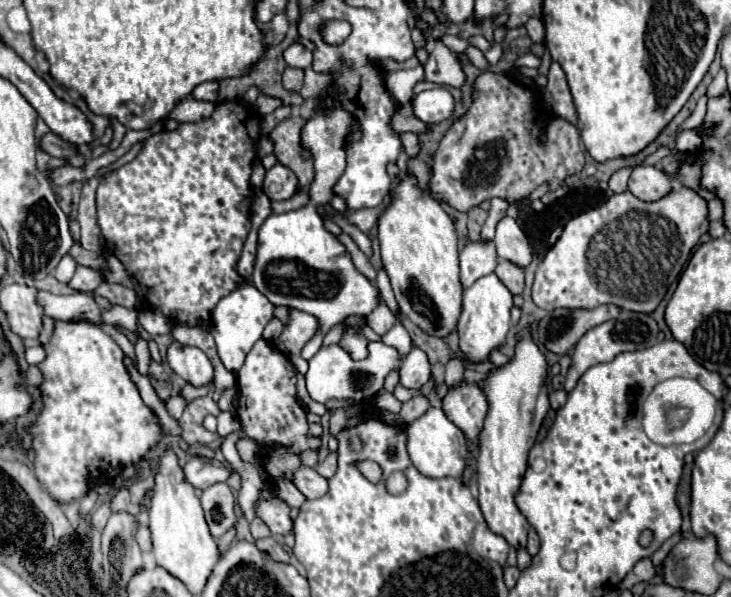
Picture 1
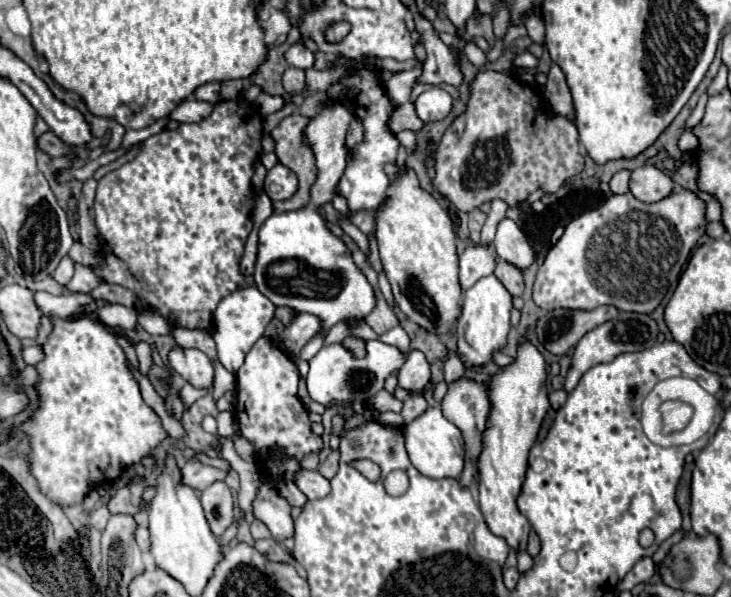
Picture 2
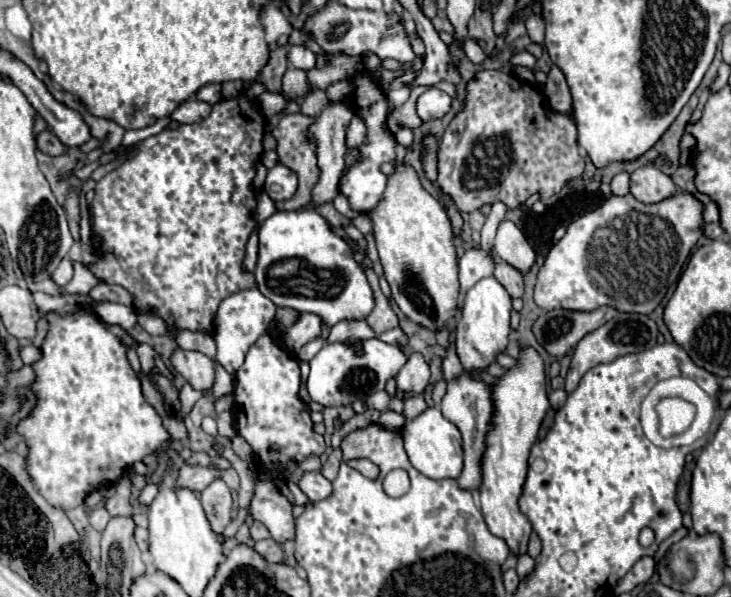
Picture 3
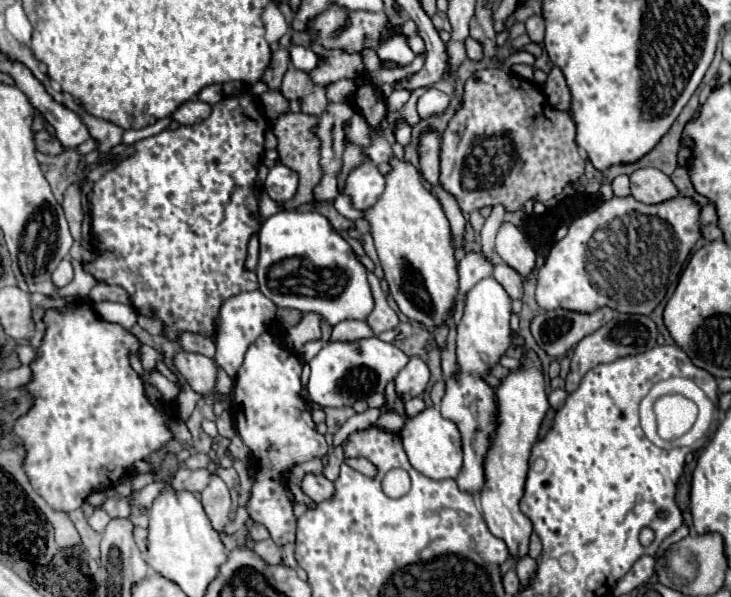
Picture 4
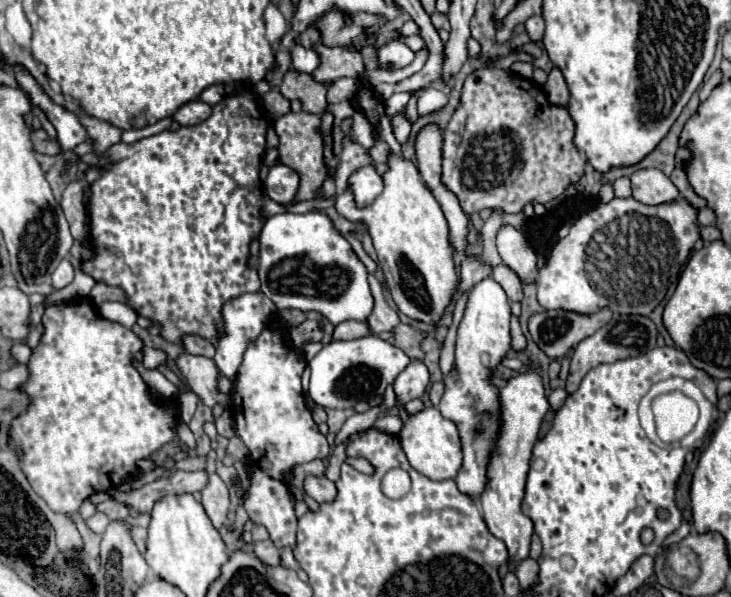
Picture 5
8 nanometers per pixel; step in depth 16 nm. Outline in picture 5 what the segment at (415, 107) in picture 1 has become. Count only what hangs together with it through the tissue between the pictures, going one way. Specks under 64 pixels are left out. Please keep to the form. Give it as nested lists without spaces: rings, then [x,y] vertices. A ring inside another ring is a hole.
[[[424,90],[422,96],[426,98],[426,102],[418,104],[418,114],[420,116],[438,112],[438,110],[442,110],[448,104],[448,96],[444,92],[440,92],[440,90]]]

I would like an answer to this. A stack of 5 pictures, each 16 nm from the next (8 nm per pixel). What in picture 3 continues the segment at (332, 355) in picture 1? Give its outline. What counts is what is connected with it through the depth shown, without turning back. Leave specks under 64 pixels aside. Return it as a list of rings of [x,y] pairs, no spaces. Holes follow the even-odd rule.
[[[378,338],[364,340],[362,344],[364,356],[356,356],[356,352],[352,352],[352,348],[348,348],[346,344],[326,344],[308,362],[310,374],[306,388],[314,402],[320,402],[322,406],[352,406],[354,398],[368,398],[370,394],[384,390],[386,380],[390,376],[396,376],[398,370],[404,366],[406,354],[400,348],[386,344]]]

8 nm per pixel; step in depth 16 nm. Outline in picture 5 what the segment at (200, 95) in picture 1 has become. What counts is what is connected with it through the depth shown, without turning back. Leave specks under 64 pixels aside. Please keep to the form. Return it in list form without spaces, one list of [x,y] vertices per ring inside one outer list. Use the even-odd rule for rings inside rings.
[[[212,84],[212,86],[204,88],[202,94],[198,96],[198,100],[206,102],[206,104],[210,104],[210,106],[218,104],[222,98],[224,98],[224,86],[222,86],[222,84]]]

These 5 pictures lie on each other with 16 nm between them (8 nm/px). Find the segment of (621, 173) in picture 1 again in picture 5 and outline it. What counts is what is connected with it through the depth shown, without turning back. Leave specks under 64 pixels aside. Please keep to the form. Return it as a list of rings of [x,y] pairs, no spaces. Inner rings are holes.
[[[626,176],[616,178],[614,184],[612,184],[612,188],[614,188],[614,194],[616,194],[618,198],[628,198],[628,196],[632,194],[632,192],[630,192],[630,180],[628,180]]]

